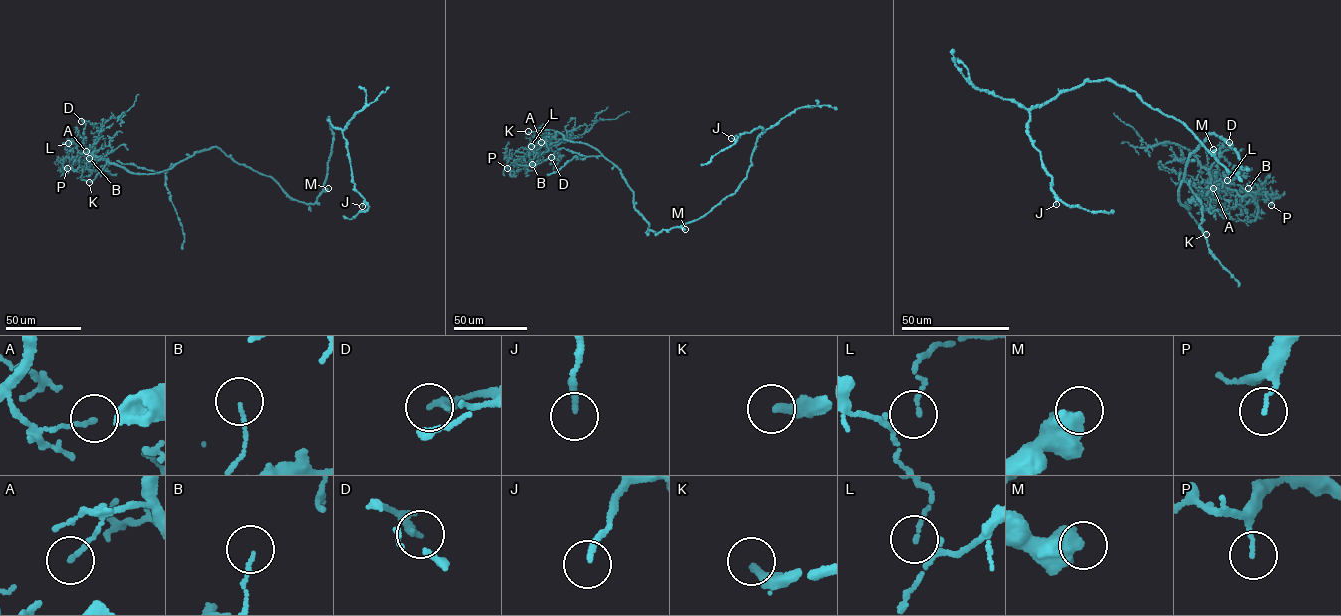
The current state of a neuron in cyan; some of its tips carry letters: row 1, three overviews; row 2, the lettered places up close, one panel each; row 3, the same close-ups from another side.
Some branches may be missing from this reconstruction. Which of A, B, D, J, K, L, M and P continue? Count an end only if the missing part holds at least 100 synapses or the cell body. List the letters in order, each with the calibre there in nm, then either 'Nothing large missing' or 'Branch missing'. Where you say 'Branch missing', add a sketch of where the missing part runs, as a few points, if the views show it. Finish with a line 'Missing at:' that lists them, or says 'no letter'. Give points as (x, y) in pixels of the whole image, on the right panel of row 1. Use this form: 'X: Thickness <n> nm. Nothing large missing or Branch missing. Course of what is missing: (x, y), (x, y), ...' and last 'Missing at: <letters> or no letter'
A: Thickness 130 nm. Nothing large missing
B: Thickness 90 nm. Nothing large missing
D: Thickness 220 nm. Nothing large missing
J: Thickness 160 nm. Nothing large missing
K: Thickness 300 nm. Branch missing. Course of what is missing: (1206, 234), (1196, 234), (1202, 251), (1199, 259), (1201, 259)
L: Thickness 80 nm. Nothing large missing
M: Thickness 700 nm. Nothing large missing
P: Thickness 90 nm. Nothing large missing
Missing at: K

